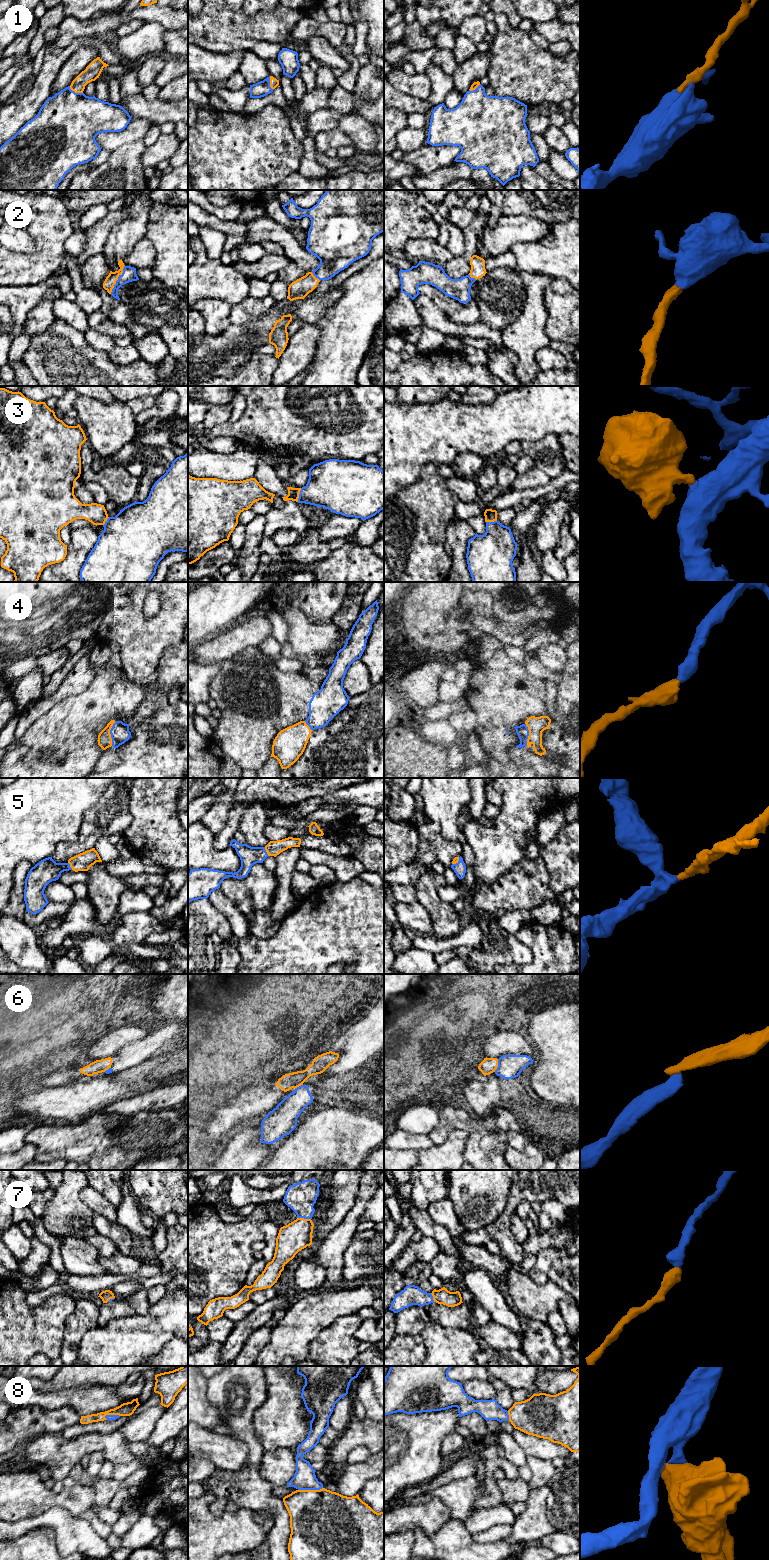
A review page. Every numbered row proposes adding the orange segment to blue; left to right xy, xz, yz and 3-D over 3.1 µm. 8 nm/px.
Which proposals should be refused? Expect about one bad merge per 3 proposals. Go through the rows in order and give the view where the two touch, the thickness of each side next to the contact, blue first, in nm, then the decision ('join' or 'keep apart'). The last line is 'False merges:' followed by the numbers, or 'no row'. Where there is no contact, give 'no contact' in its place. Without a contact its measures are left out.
1: meets blue in xy; 480 nm thick on the blue side, 120 nm on the other; join
2: meets blue in xy; 110 nm thick on the blue side, 90 nm on the other; join
3: meets blue in xz; 340 nm thick on the blue side, 100 nm on the other; join
4: meets blue in xy; 150 nm thick on the blue side, 110 nm on the other; join
5: meets blue in xz; 150 nm thick on the blue side, 120 nm on the other; join
6: meets blue in yz; 190 nm thick on the blue side, 120 nm on the other; keep apart
7: meets blue in xz; 240 nm thick on the blue side, 240 nm on the other; join
8: meets blue in xz; 180 nm thick on the blue side, 460 nm on the other; join
False merges: 6

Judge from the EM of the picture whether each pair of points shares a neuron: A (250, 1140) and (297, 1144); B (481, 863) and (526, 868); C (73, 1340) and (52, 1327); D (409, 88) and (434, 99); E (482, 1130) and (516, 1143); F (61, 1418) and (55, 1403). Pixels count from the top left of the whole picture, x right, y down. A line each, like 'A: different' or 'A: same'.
A: different
B: different
C: different
D: different
E: different
F: different

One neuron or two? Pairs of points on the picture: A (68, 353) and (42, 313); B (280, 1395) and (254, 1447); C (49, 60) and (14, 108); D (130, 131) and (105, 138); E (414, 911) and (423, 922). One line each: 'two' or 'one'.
A: two
B: two
C: one
D: one
E: one

